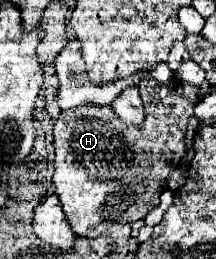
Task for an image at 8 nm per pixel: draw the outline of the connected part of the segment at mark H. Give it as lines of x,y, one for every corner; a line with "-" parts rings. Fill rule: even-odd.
176,77
168,83
142,79
138,87
146,111
142,127
126,125
110,107
94,105
62,111
54,125
56,171
52,185
78,237
94,239
114,223
144,219
158,205
158,197
166,189
166,177
186,153
186,129
195,103
182,97
182,83

